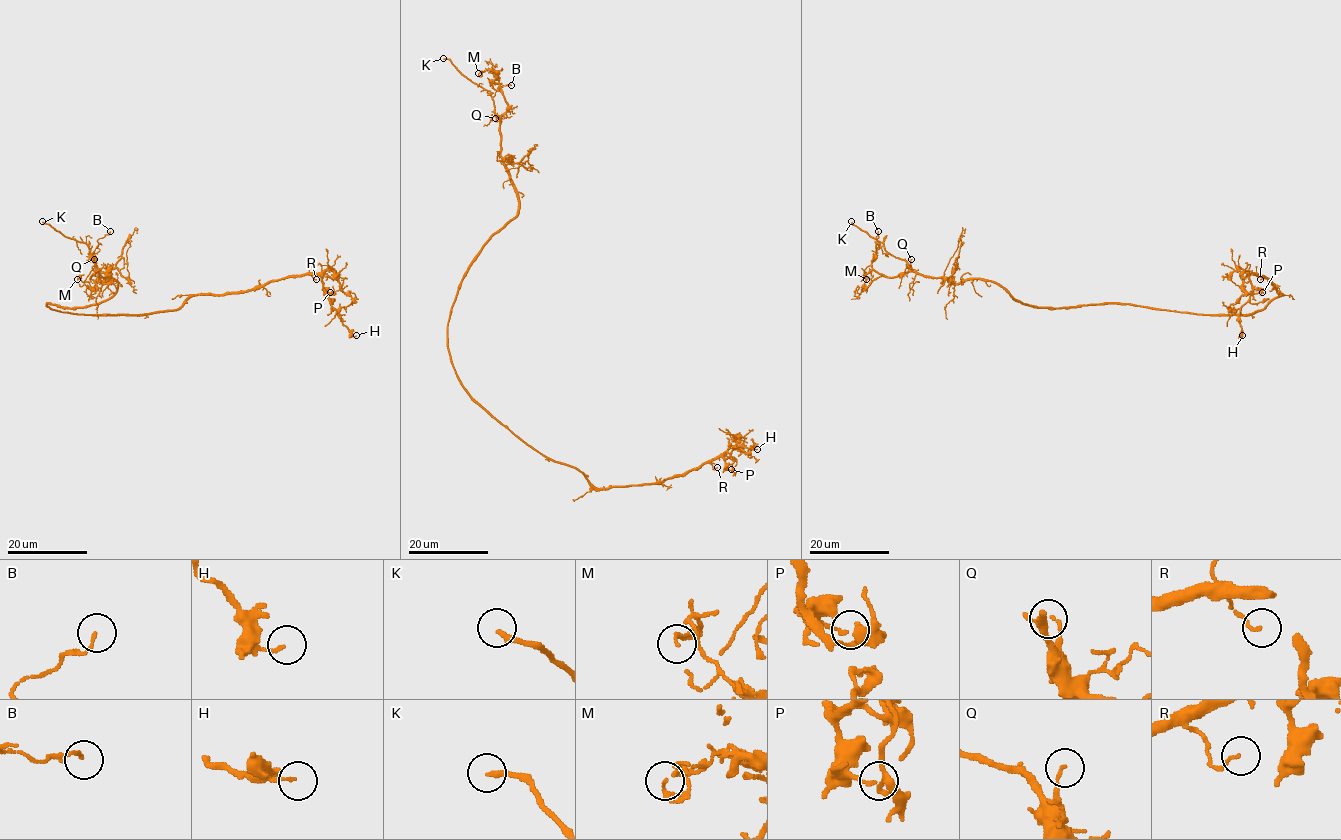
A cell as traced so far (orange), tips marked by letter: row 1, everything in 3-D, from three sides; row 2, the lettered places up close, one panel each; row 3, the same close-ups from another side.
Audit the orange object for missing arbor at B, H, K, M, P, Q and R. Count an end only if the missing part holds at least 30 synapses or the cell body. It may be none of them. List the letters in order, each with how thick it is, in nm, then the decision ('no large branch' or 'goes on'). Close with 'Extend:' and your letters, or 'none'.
B: 100 nm thick; no large branch
H: 110 nm thick; no large branch
K: 220 nm thick; goes on
M: 140 nm thick; no large branch
P: 90 nm thick; no large branch
Q: 100 nm thick; no large branch
R: 100 nm thick; no large branch
Extend: K

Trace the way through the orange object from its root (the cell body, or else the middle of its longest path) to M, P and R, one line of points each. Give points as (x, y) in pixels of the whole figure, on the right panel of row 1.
M: (1166, 310), (1116, 303), (1033, 307), (990, 281), (952, 283), (912, 271), (881, 275), (863, 287), (866, 279)
P: (1166, 310), (1200, 314), (1250, 314), (1261, 310), (1281, 294), (1264, 276), (1250, 274), (1251, 287), (1262, 292)
R: (1166, 310), (1250, 314), (1261, 310), (1281, 294), (1264, 276), (1255, 273), (1262, 276), (1260, 279)

